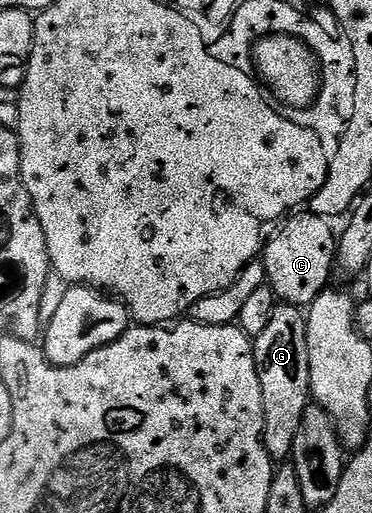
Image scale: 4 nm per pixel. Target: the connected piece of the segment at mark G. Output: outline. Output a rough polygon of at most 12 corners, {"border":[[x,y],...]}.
{"border":[[278,304],[253,346],[265,446],[292,458],[311,403],[305,318]]}

